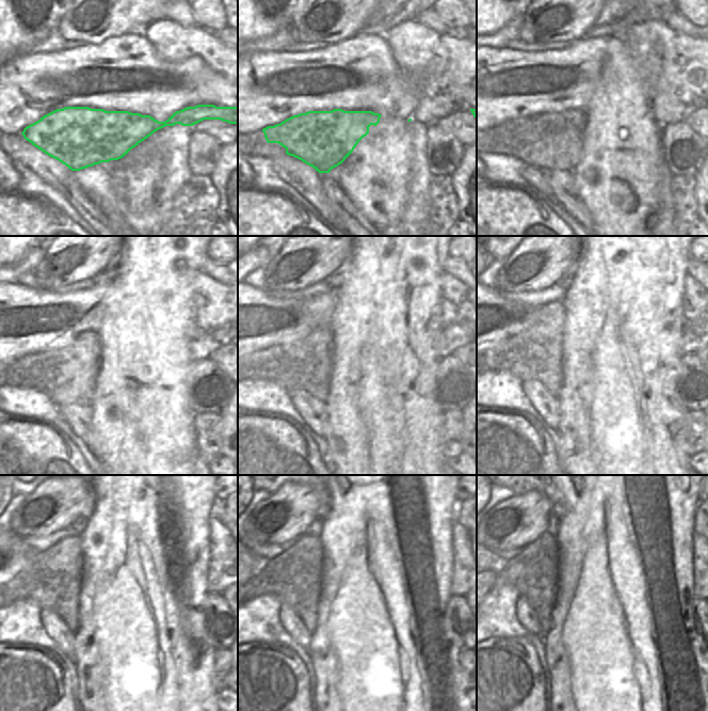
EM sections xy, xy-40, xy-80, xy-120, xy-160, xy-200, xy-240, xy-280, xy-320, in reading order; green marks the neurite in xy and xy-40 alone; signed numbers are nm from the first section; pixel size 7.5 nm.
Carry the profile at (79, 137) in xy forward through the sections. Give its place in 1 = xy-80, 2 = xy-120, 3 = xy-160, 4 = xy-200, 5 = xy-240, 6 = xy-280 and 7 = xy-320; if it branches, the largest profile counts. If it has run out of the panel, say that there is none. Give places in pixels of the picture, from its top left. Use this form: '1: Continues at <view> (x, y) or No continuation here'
1: Continues at xy-80 (552, 141)
2: Continues at xy-120 (69, 374)
3: Continues at xy-160 (307, 368)
4: Continues at xy-200 (544, 364)
5: Continues at xy-240 (64, 601)
6: Continues at xy-280 (304, 599)
7: Continues at xy-320 (542, 599).

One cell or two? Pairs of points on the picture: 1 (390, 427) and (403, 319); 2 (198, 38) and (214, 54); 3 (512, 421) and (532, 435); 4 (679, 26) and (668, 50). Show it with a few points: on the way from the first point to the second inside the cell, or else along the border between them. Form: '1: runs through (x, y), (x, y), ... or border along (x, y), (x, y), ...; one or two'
1: runs through (390, 400), (390, 346); one
2: runs through (203, 43), (213, 50); one
3: runs through (517, 426), (527, 435); one
4: border along (662, 20), (677, 31), (696, 36); two

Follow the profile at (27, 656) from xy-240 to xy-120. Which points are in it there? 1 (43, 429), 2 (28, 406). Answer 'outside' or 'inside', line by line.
1: inside
2: outside

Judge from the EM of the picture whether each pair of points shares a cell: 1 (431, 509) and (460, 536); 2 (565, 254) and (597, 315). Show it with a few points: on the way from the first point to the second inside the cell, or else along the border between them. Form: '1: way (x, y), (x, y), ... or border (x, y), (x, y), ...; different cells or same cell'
1: border (455, 518), (452, 524), (453, 553); different cells
2: border (582, 247), (574, 266), (574, 273), (570, 277); different cells

